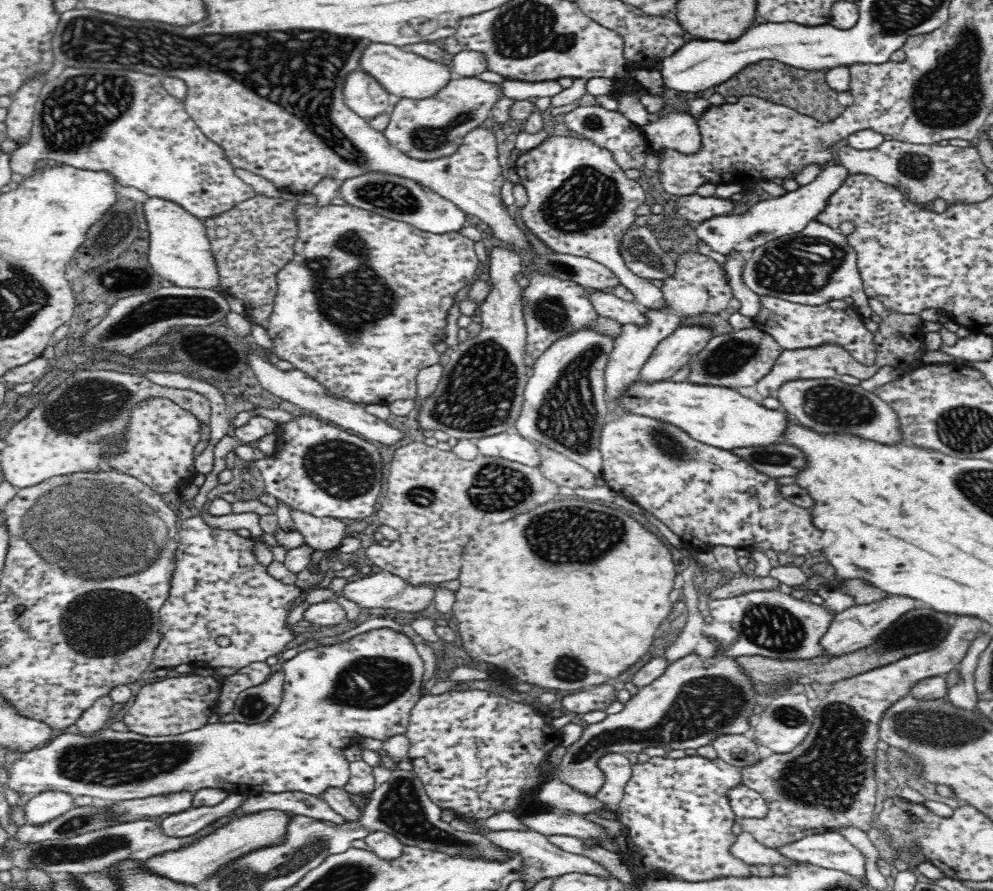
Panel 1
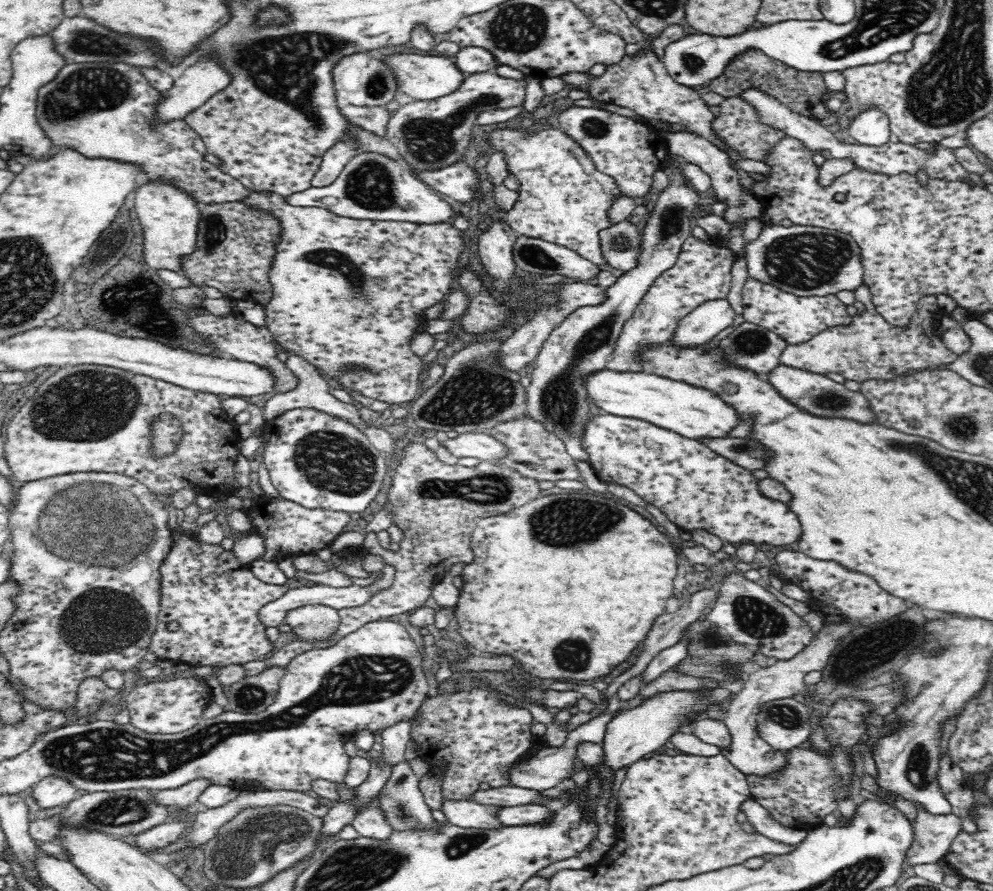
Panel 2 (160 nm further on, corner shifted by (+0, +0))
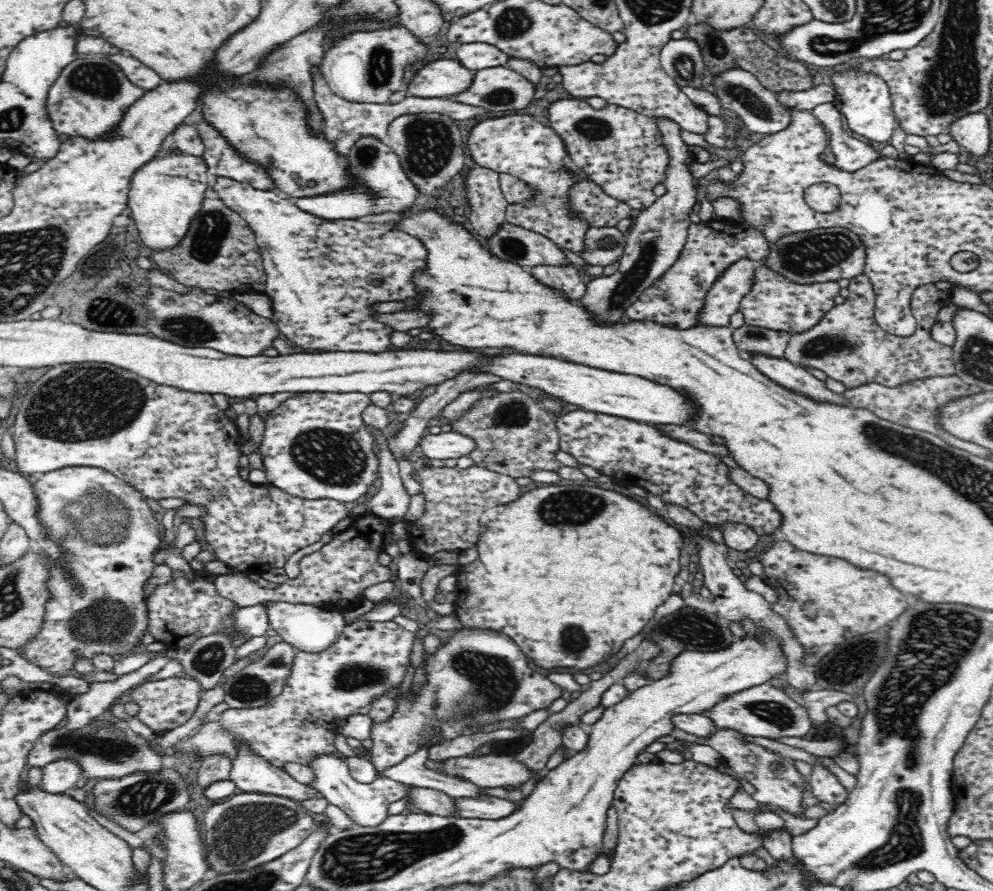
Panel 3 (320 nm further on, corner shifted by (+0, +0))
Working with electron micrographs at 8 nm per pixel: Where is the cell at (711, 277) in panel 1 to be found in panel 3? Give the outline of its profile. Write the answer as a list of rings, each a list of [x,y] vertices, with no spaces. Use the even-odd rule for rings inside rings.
[[[722,218],[690,222],[686,244],[676,262],[646,287],[646,290],[642,290],[642,294],[626,309],[626,317],[630,320],[650,320],[676,328],[696,326],[699,324],[699,314],[703,309],[707,290],[710,290],[716,278],[732,262],[747,258],[759,264],[765,262],[769,254],[766,226],[752,226],[747,222],[732,223]]]

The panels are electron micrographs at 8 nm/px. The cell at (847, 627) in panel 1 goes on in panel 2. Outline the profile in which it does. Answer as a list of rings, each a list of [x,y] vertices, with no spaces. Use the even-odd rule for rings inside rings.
[[[858,623],[823,625],[823,629],[812,639],[812,642],[805,646],[794,658],[790,660],[774,660],[769,667],[749,675],[744,681],[742,690],[730,700],[726,708],[725,725],[730,733],[730,744],[720,748],[720,753],[738,768],[746,776],[773,777],[779,773],[787,764],[787,755],[782,750],[776,750],[764,739],[760,738],[756,729],[756,716],[764,702],[782,698],[792,698],[794,694],[806,695],[804,676],[810,670],[822,670],[826,666],[826,660],[830,658],[830,652],[834,646],[850,634],[850,630],[858,628]]]

